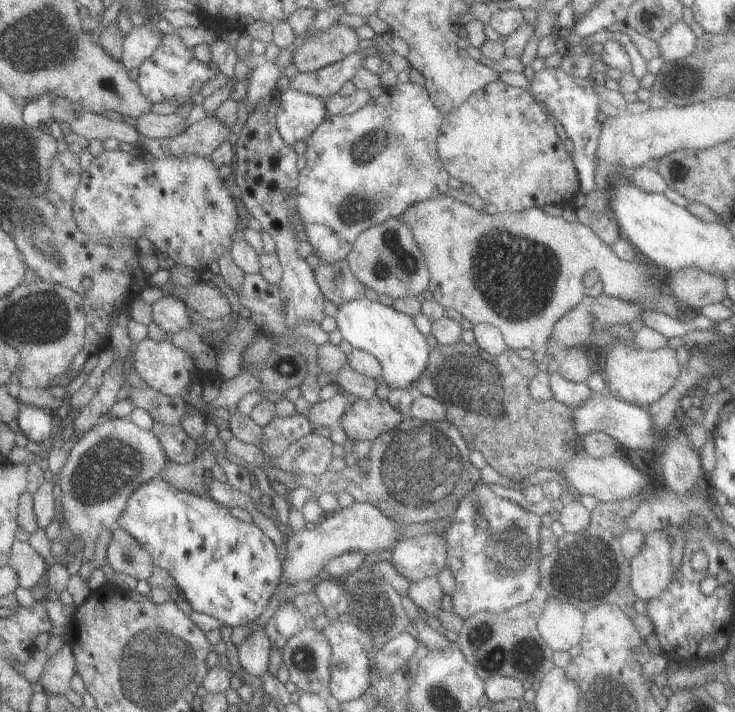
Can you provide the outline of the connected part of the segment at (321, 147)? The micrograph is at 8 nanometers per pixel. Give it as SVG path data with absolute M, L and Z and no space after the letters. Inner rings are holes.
M397 81L394 86L390 86L383 91L383 94L376 98L369 97L369 100L359 110L352 112L348 115L326 115L321 121L321 124L315 128L310 137L307 137L304 144L306 145L304 159L305 166L298 172L296 181L297 184L293 190L295 213L298 214L302 225L304 226L304 233L302 238L309 242L313 248L315 256L319 262L333 264L338 263L340 260L346 258L347 253L351 250L352 242L359 236L360 232L367 230L369 227L381 224L385 219L391 217L397 218L403 210L410 207L411 204L418 203L419 201L433 198L433 196L445 195L448 186L447 174L441 168L441 161L437 156L436 151L436 138L440 124L442 123L444 113L439 112L439 109L431 104L428 97L428 92L424 87L417 86L411 81L399 82Z

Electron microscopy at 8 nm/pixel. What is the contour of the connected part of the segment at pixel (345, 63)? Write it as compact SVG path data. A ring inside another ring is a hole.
M358 49L337 62L310 73L293 72L288 77L287 88L304 95L313 95L320 99L337 93L339 88L350 80L362 64L363 56Z

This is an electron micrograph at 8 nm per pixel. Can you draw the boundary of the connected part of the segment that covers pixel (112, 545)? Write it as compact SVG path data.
M119 528L112 529L105 562L114 572L122 572L137 581L146 580L154 567L150 560L148 552L132 536Z

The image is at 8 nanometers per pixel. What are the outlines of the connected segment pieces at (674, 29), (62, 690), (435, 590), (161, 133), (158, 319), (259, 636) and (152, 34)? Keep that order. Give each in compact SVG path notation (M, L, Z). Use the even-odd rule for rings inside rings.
M682 20L672 24L656 40L658 44L658 54L664 61L674 61L685 58L693 52L697 38L688 25Z
M64 643L56 654L48 654L43 665L43 672L38 678L42 690L54 695L65 695L69 690L69 678L74 673L72 650Z
M434 576L425 577L408 583L406 596L418 608L422 616L436 616L440 608L442 593Z
M145 113L139 115L133 128L139 135L150 139L172 137L179 134L185 128L185 119L181 116L175 116L174 113L158 115L155 113Z
M167 294L150 304L150 311L152 321L168 336L193 324L184 303Z
M264 629L253 630L237 646L237 658L242 670L252 677L259 678L267 673L270 642Z
M148 22L138 27L132 26L129 33L122 35L119 62L123 68L126 71L138 68L141 62L155 50L161 35L160 31Z

